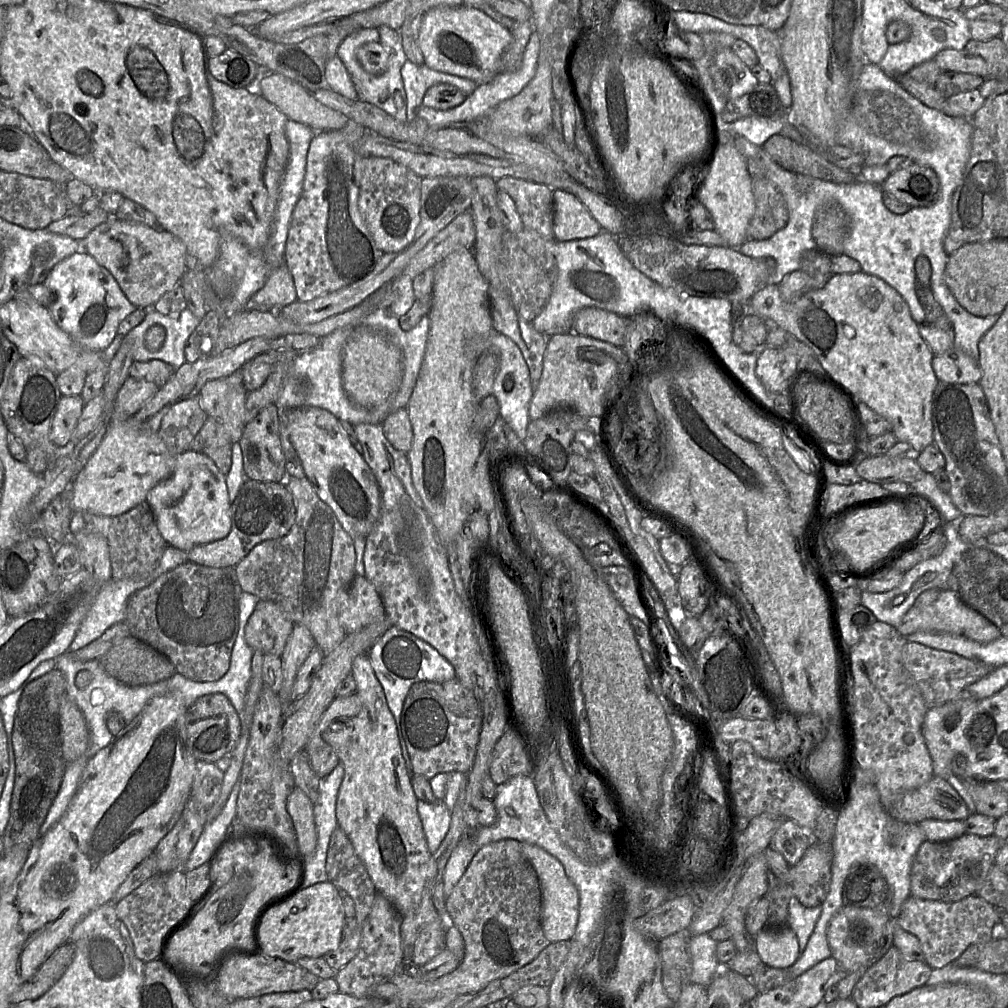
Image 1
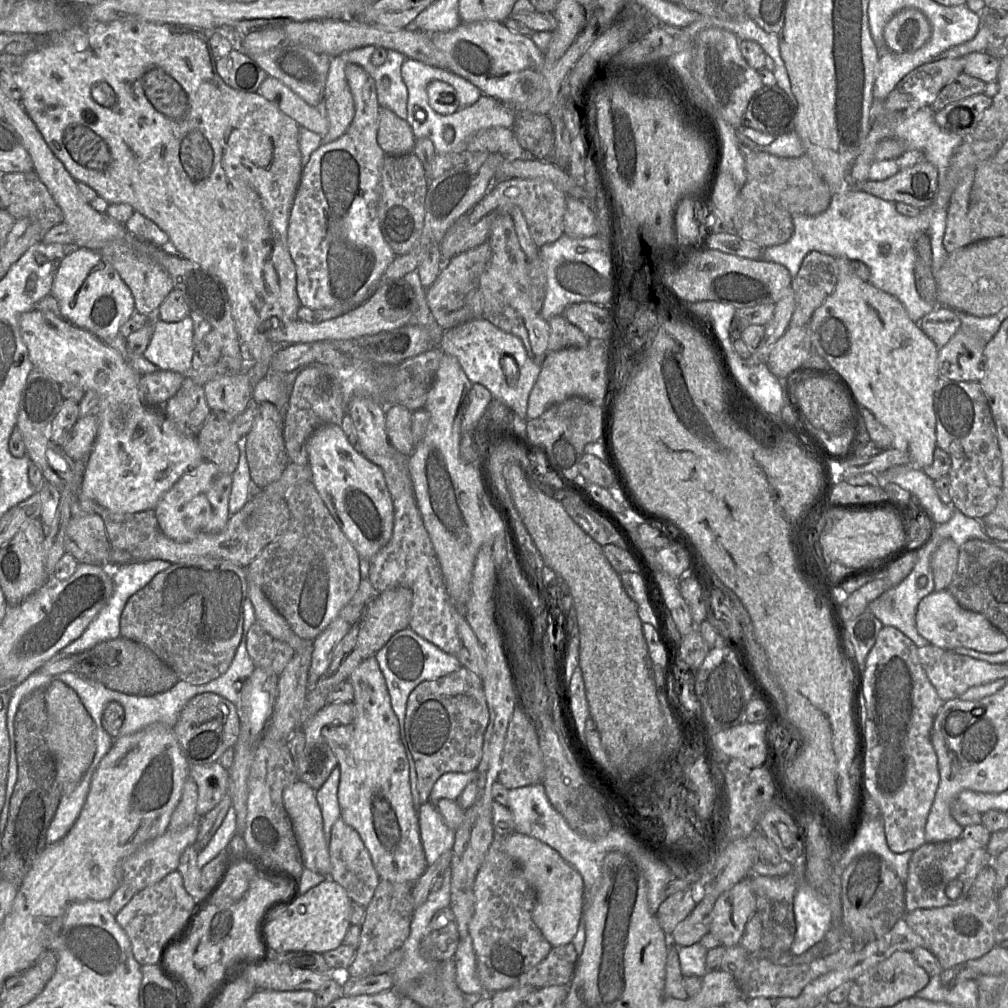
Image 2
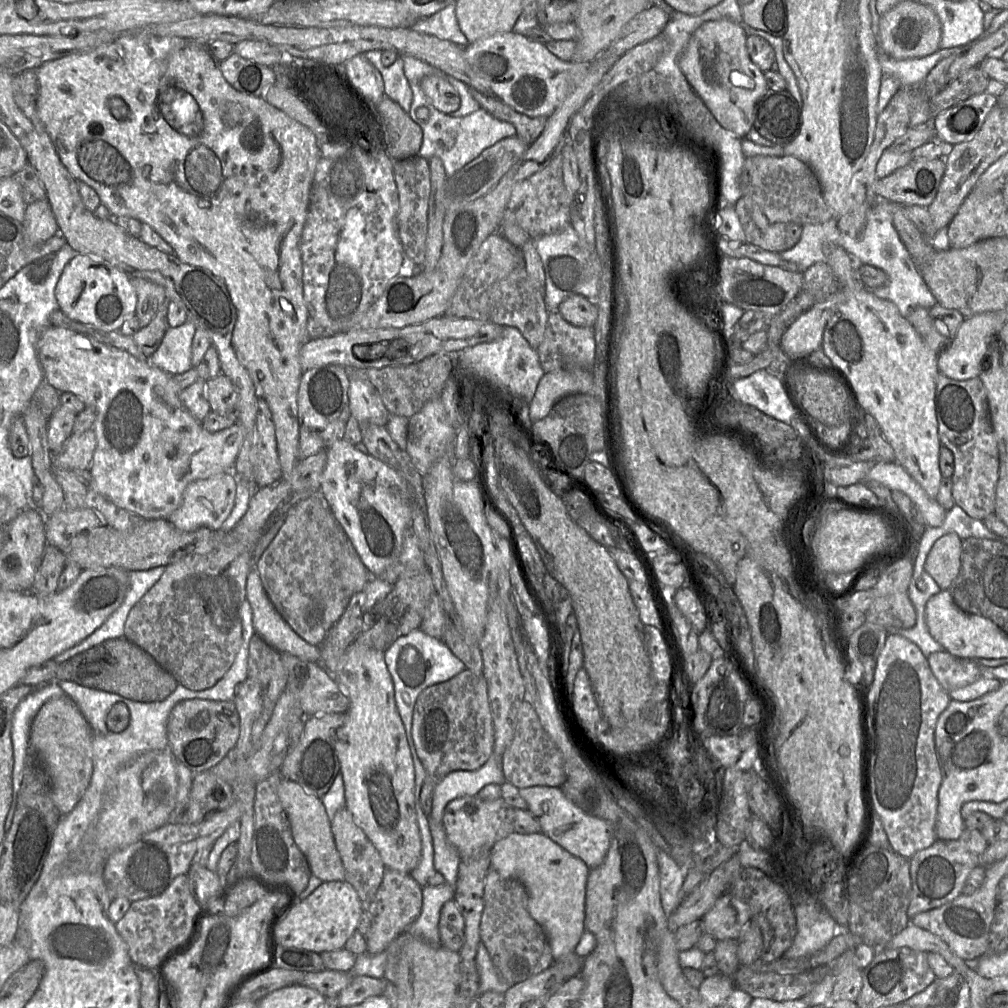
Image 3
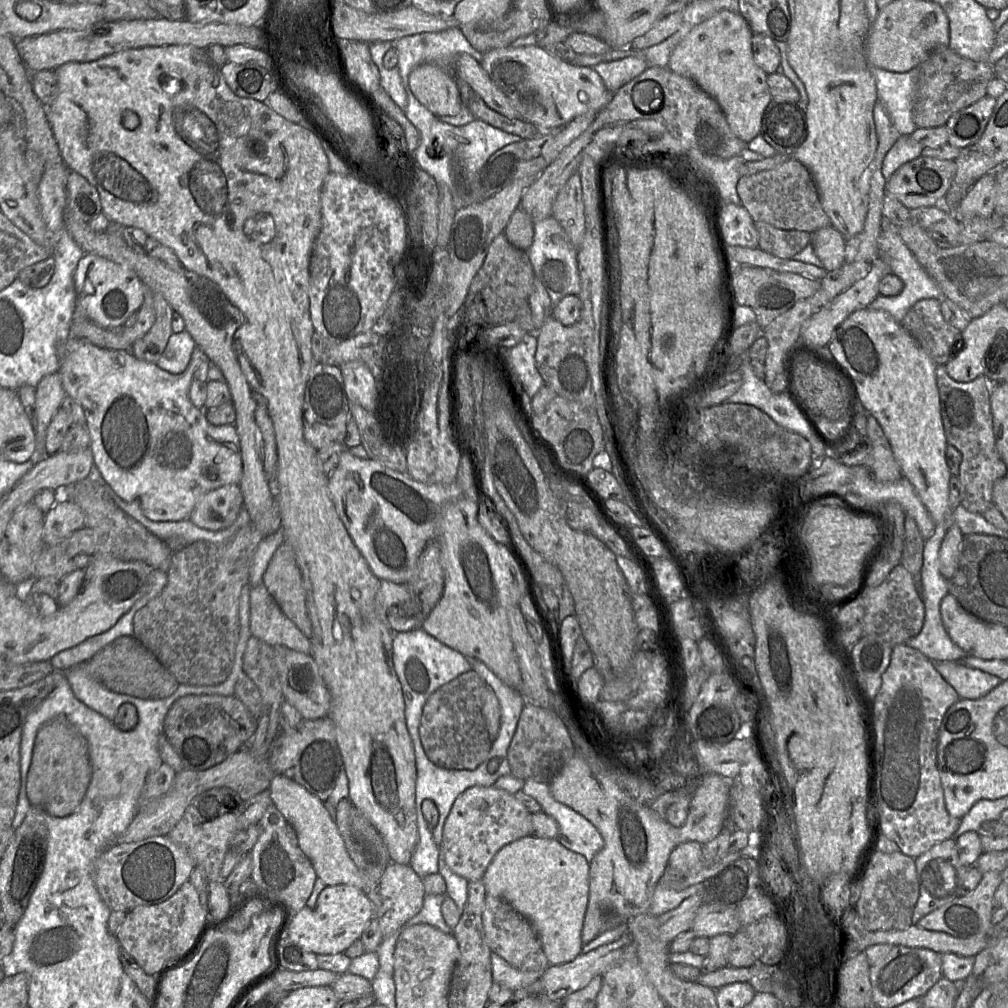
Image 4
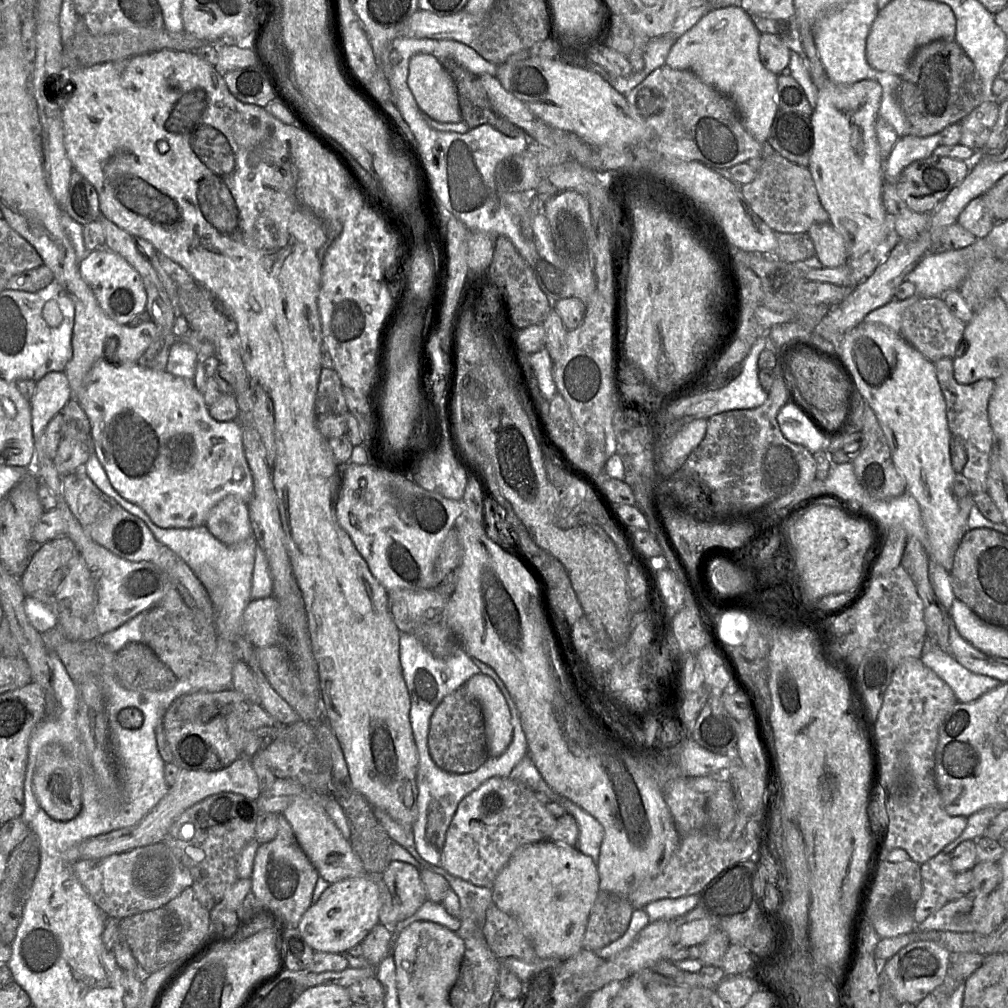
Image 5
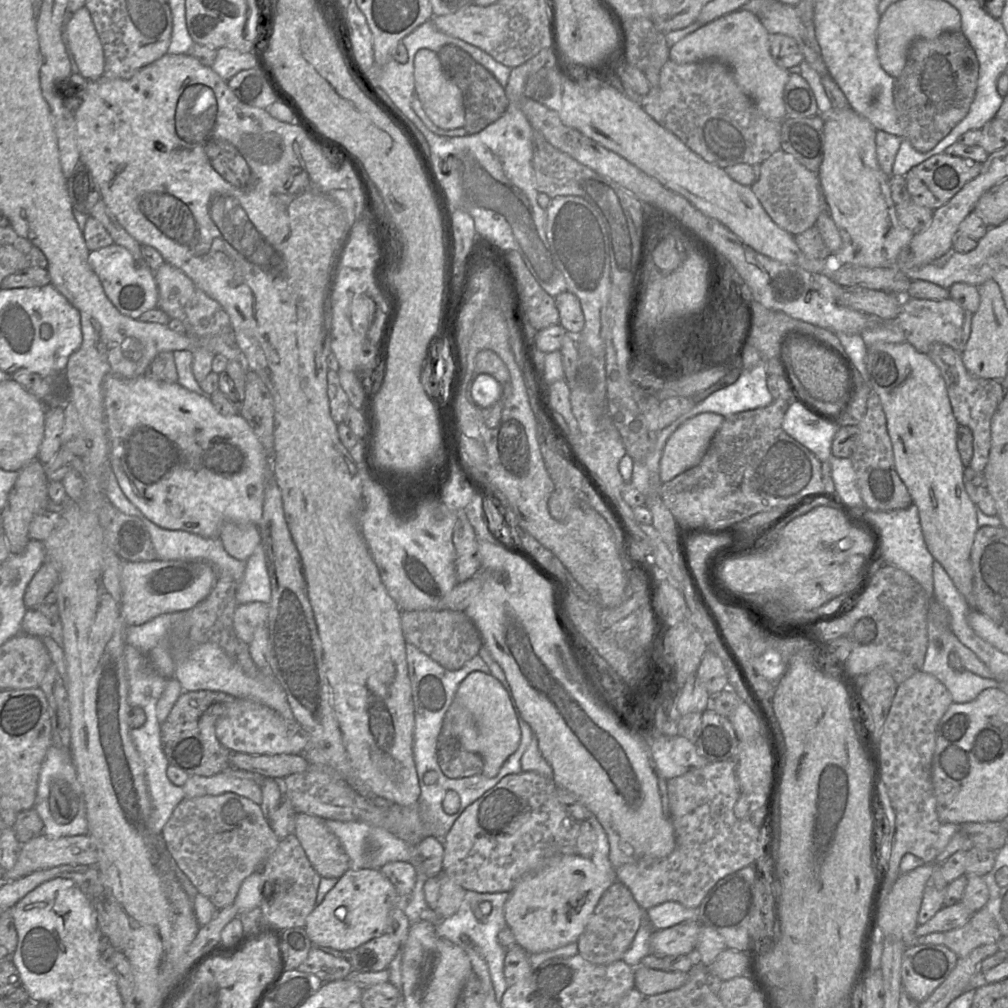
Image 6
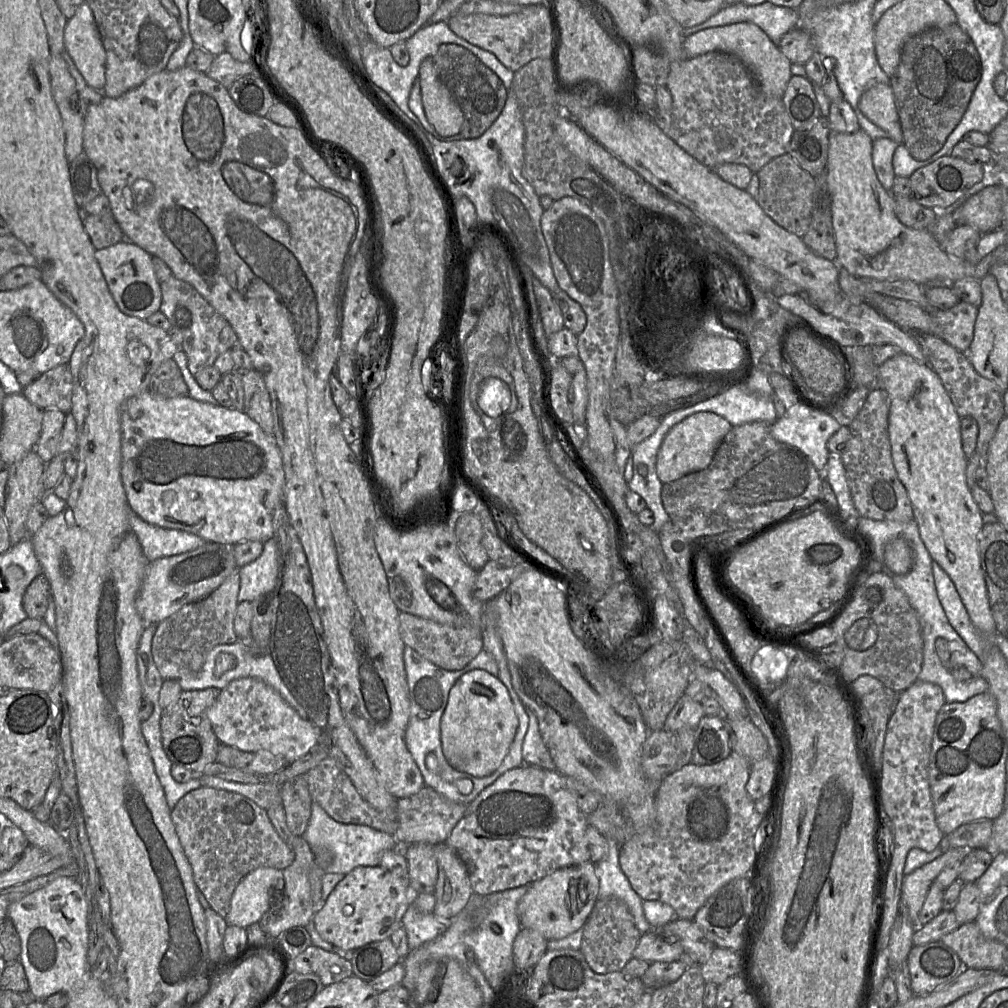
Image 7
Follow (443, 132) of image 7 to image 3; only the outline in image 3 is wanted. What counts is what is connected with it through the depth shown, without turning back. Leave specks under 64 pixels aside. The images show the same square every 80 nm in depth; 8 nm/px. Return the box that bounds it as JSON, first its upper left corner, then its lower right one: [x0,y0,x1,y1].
[420,75,459,114]

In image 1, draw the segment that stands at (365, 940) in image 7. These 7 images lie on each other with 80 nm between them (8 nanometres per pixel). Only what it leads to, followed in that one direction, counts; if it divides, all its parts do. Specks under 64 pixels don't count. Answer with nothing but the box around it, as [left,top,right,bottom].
[259,880,345,963]

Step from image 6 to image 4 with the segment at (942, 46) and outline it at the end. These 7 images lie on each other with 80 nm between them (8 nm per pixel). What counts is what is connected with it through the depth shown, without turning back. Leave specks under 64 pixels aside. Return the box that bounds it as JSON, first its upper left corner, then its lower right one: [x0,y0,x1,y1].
[912,46,994,126]

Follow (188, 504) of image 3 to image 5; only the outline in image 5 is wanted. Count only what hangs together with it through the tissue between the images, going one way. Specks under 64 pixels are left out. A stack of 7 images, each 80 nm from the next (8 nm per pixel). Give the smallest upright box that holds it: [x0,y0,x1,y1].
[204,495,253,545]

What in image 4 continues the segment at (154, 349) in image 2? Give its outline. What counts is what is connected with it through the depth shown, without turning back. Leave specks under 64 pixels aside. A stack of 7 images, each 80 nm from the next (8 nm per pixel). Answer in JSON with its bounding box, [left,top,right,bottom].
[156,330,196,374]

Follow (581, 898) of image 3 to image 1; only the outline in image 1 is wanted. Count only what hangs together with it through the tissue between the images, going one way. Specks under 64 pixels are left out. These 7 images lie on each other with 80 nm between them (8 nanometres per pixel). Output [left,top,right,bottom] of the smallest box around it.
[521,842,579,942]

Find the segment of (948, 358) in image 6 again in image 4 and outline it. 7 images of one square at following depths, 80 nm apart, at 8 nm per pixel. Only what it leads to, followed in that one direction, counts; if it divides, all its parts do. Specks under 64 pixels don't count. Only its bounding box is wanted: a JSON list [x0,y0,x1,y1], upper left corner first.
[936,365,1006,514]

